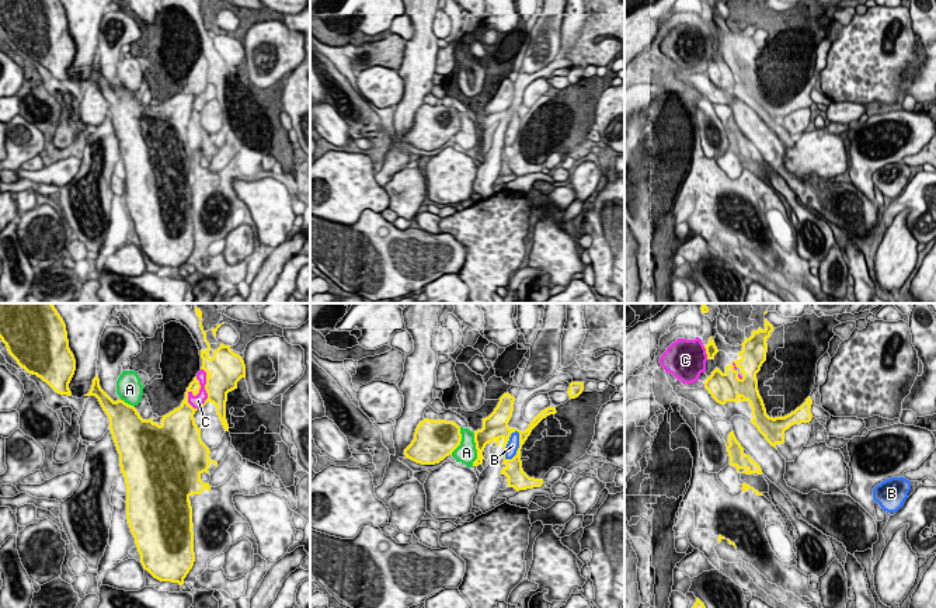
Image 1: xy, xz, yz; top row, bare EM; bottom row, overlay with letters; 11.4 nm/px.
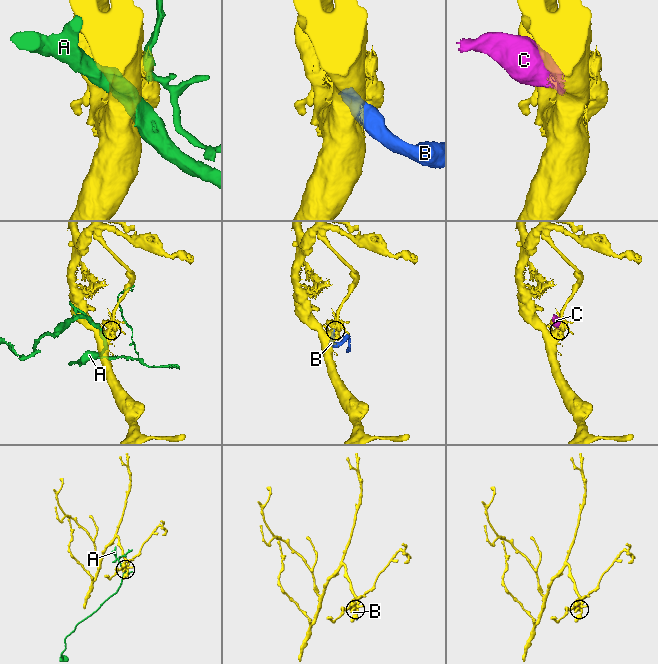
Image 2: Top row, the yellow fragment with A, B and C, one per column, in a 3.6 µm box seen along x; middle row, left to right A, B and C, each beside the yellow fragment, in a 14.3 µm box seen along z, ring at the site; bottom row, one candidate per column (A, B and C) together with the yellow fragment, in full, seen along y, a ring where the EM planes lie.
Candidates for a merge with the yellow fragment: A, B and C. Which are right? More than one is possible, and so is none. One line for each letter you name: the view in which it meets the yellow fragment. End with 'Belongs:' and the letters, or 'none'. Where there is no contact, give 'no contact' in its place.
Belongs: none

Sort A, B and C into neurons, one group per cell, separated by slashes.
A / B C

